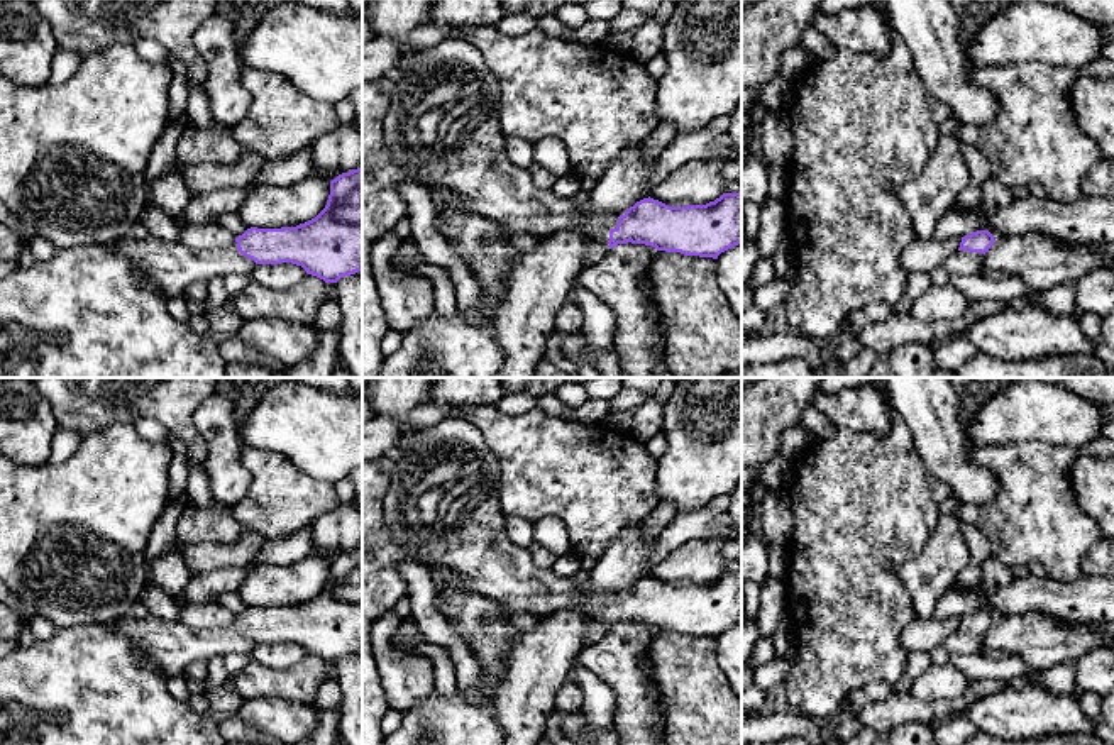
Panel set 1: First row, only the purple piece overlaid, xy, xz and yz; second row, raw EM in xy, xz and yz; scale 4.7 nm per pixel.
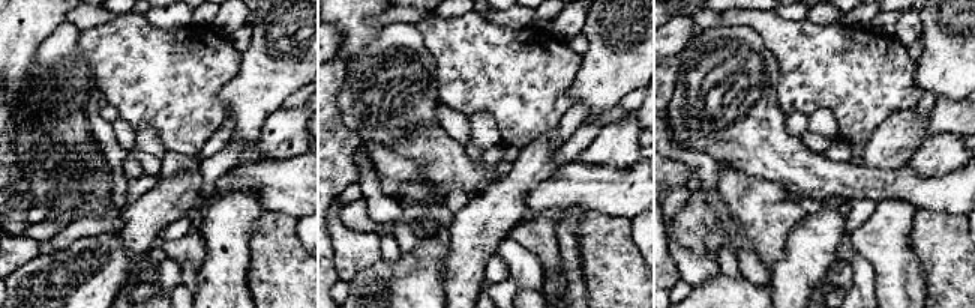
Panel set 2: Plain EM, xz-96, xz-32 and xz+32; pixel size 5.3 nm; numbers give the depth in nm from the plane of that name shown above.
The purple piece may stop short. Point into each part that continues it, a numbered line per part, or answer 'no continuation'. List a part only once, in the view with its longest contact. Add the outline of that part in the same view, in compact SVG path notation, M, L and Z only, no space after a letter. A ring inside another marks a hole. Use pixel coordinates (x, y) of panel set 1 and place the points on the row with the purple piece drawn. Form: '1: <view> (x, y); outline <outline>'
1: xz (442, 131); outline M445 39L422 47L393 80L391 103L383 120L383 142L406 179L427 188L444 188L467 201L469 212L499 222L510 232L547 237L581 222L591 239L608 244L620 213L589 215L584 196L557 196L537 188L530 171L515 166L505 147L499 125L499 83L483 54L464 39Z

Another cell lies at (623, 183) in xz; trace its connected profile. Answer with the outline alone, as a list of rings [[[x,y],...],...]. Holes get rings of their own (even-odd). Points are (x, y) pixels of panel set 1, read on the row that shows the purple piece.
[[[643,142],[631,146],[616,159],[594,188],[584,195],[589,217],[626,212],[637,201],[648,198],[647,178],[659,156],[645,157]]]

